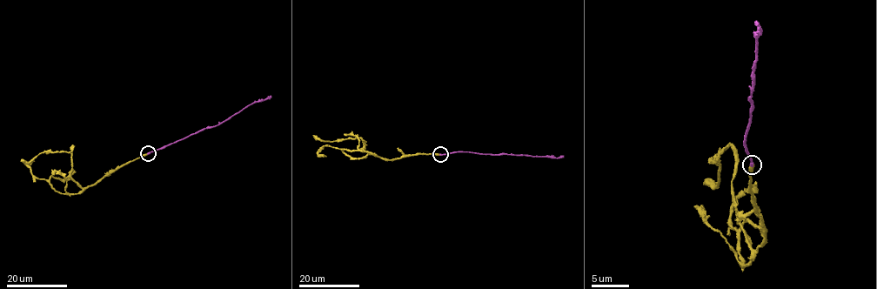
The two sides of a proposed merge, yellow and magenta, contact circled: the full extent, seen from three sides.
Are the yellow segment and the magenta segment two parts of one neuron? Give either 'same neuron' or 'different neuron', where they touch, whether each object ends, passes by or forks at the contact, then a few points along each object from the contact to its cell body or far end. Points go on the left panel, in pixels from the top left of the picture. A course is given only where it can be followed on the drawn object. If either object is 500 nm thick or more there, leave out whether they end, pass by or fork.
same neuron; at (148, 153); yellow ends there; magenta ends there; yellow runs (148, 153), (111, 170), (84, 188), (70, 176), (71, 146), (68, 151), (44, 151), (30, 161), (21, 161); magenta runs (148, 153), (202, 129), (218, 125), (254, 103), (271, 96)

